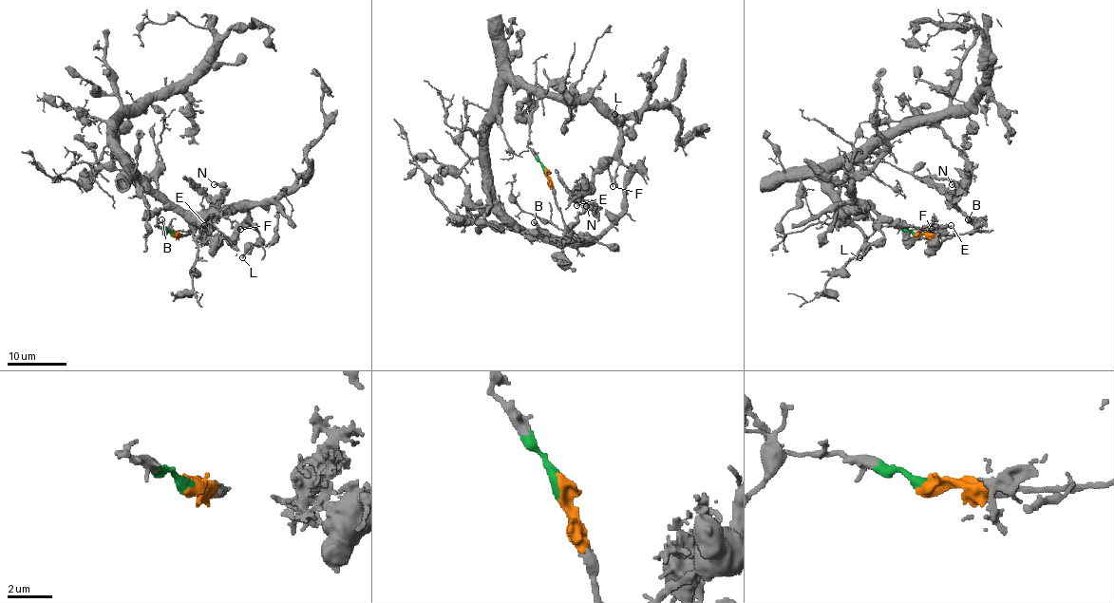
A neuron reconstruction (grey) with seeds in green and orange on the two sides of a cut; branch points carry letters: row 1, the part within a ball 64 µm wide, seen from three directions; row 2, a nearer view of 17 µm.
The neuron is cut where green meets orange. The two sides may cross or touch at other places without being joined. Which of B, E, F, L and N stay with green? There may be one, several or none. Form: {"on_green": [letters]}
{"on_green": ["E", "F", "L"]}

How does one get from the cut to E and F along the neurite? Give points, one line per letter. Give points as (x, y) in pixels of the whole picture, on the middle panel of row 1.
E: (545, 172), (527, 144), (529, 117), (539, 97), (592, 102), (616, 125), (618, 149), (581, 193), (576, 206)
F: (545, 172), (527, 144), (529, 117), (539, 97), (578, 97), (592, 102), (616, 125), (618, 161), (613, 186)

